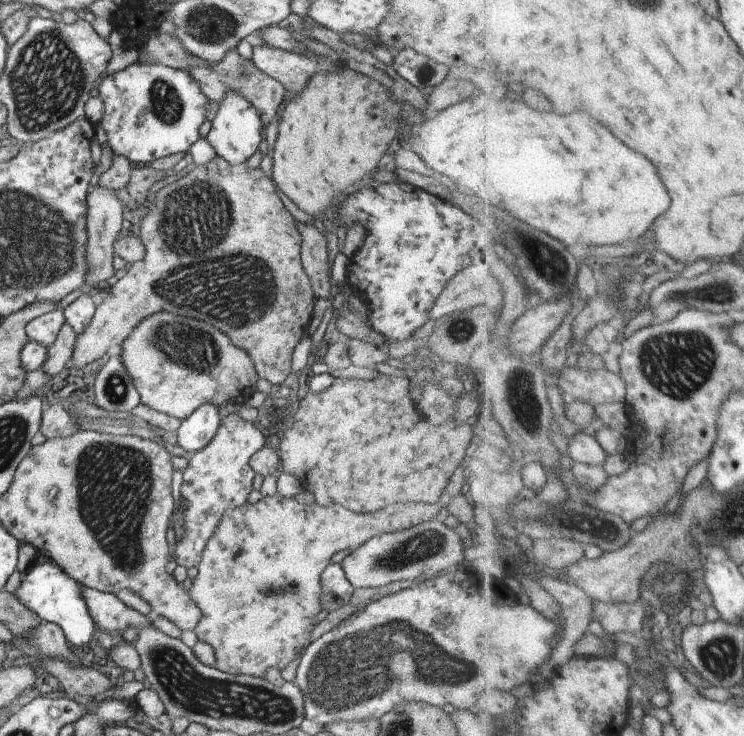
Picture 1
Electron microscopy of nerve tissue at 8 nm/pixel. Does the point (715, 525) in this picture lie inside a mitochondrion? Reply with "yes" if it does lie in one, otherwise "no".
yes

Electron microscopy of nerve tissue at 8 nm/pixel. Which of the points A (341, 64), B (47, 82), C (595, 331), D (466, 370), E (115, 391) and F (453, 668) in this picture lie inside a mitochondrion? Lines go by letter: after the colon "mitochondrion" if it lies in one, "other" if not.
A: other
B: mitochondrion
C: other
D: other
E: mitochondrion
F: mitochondrion

